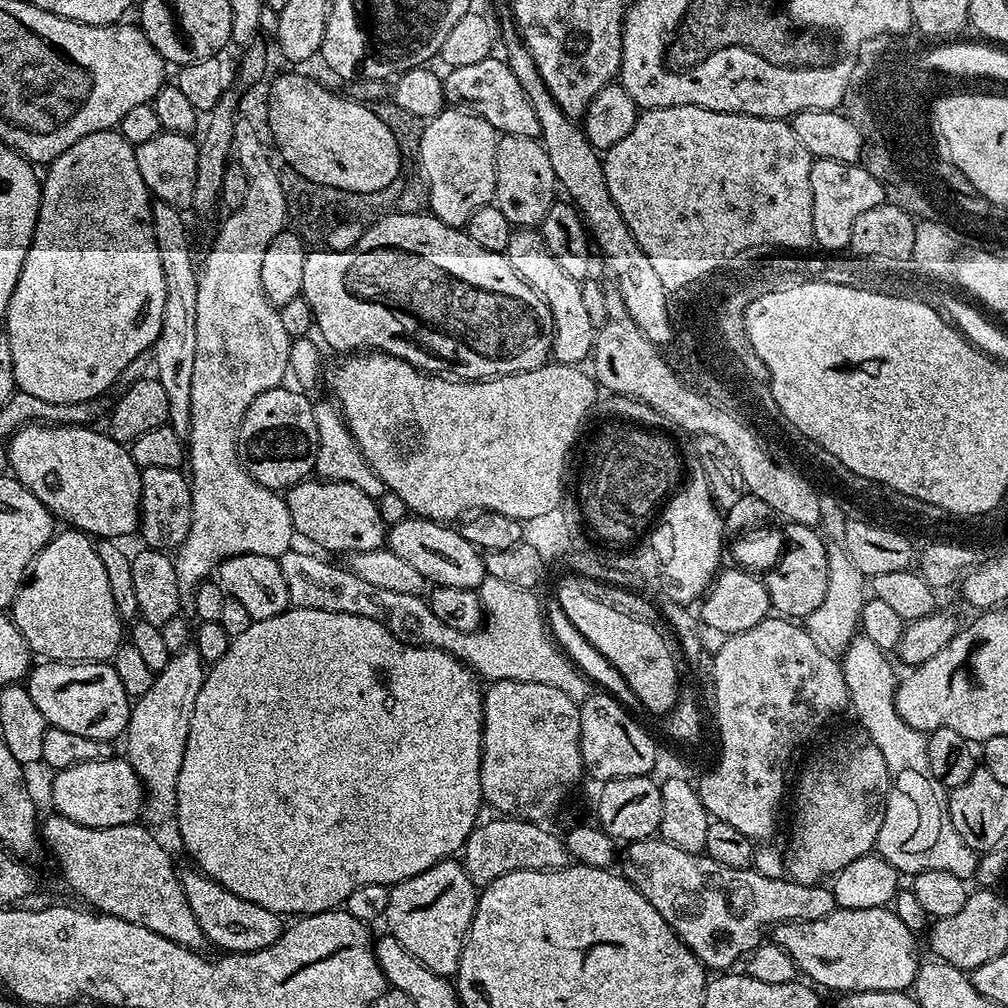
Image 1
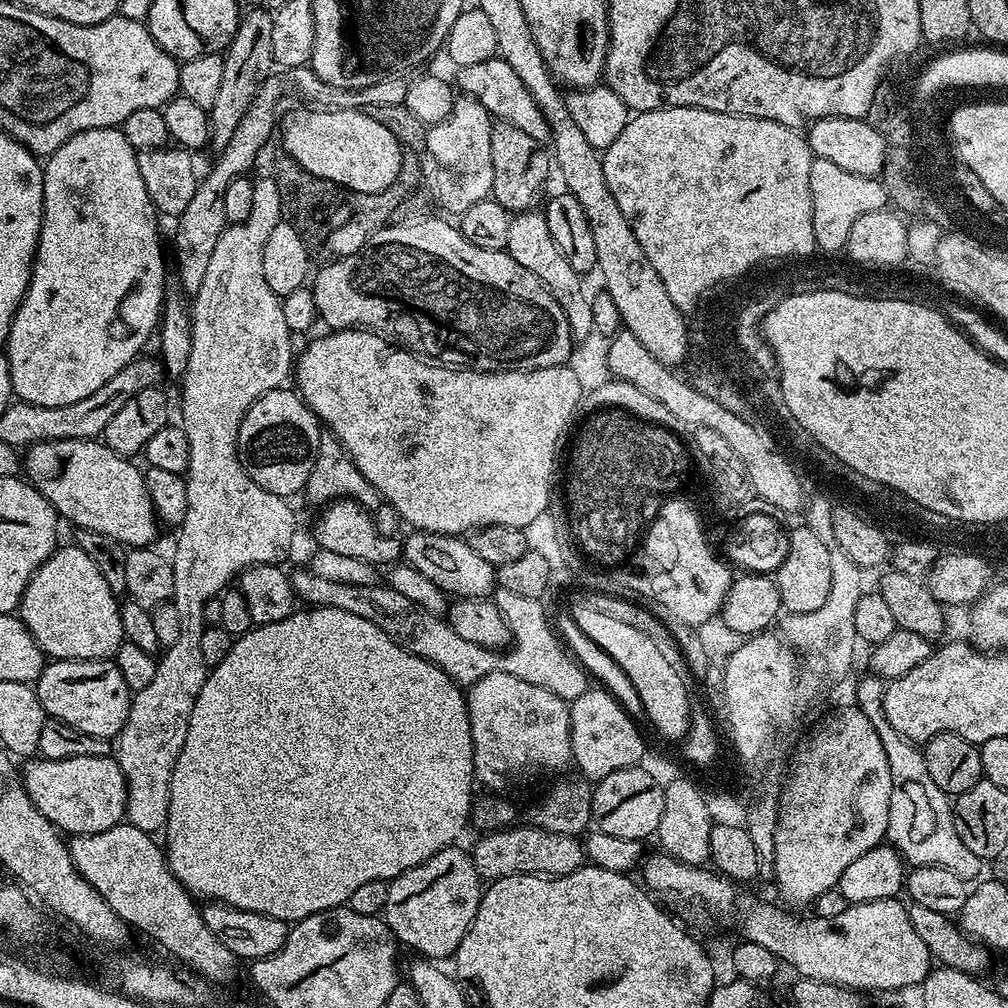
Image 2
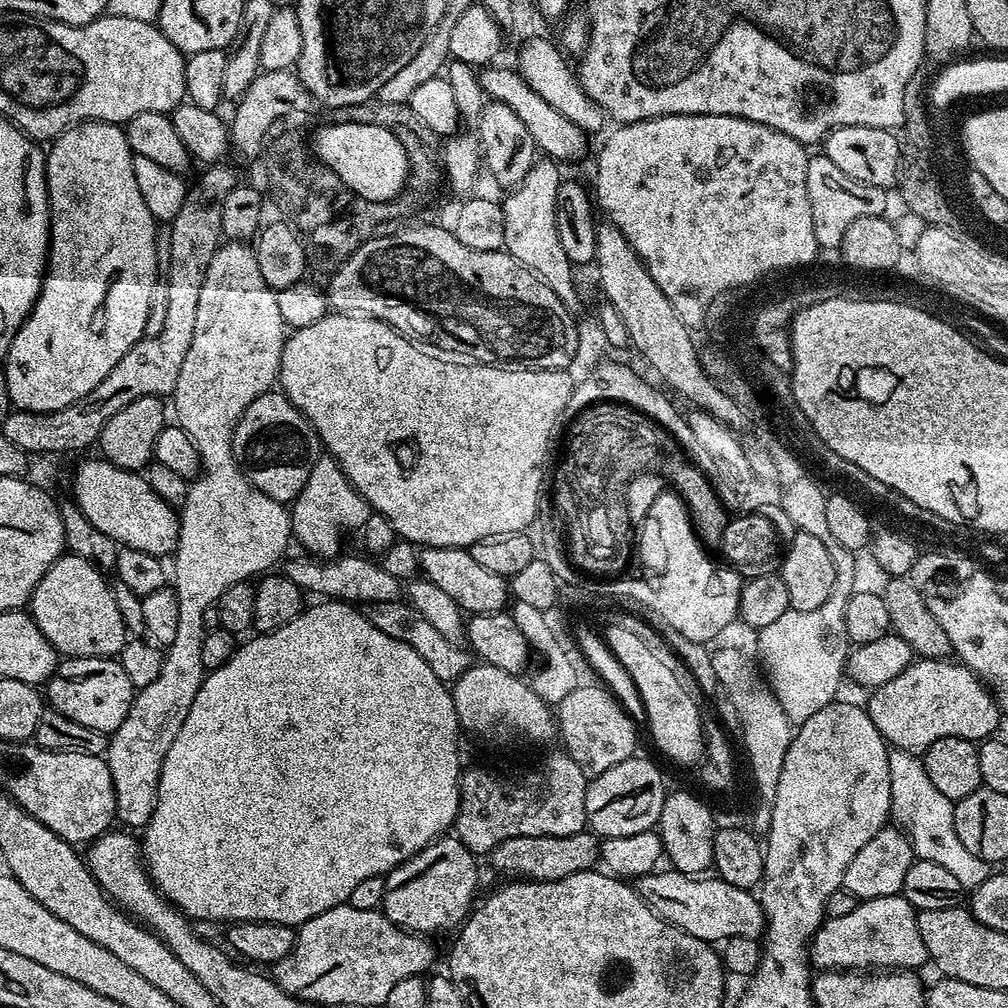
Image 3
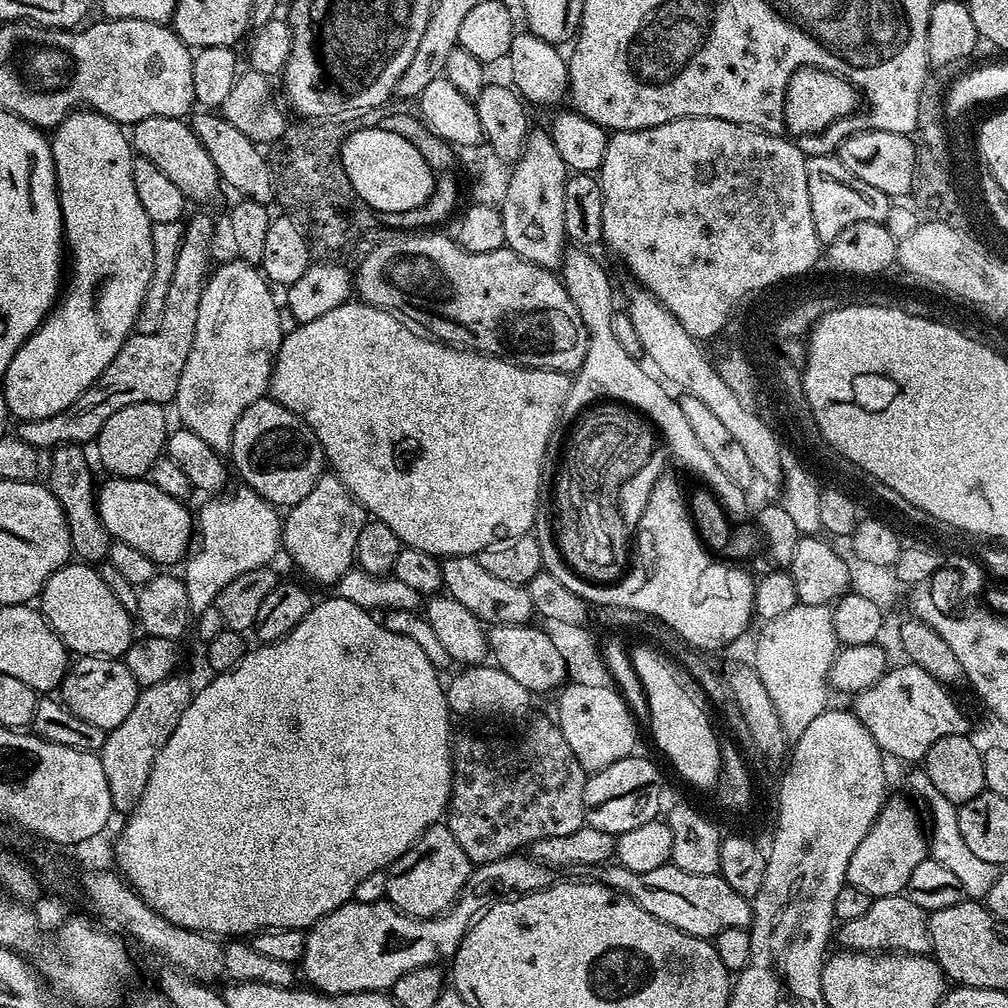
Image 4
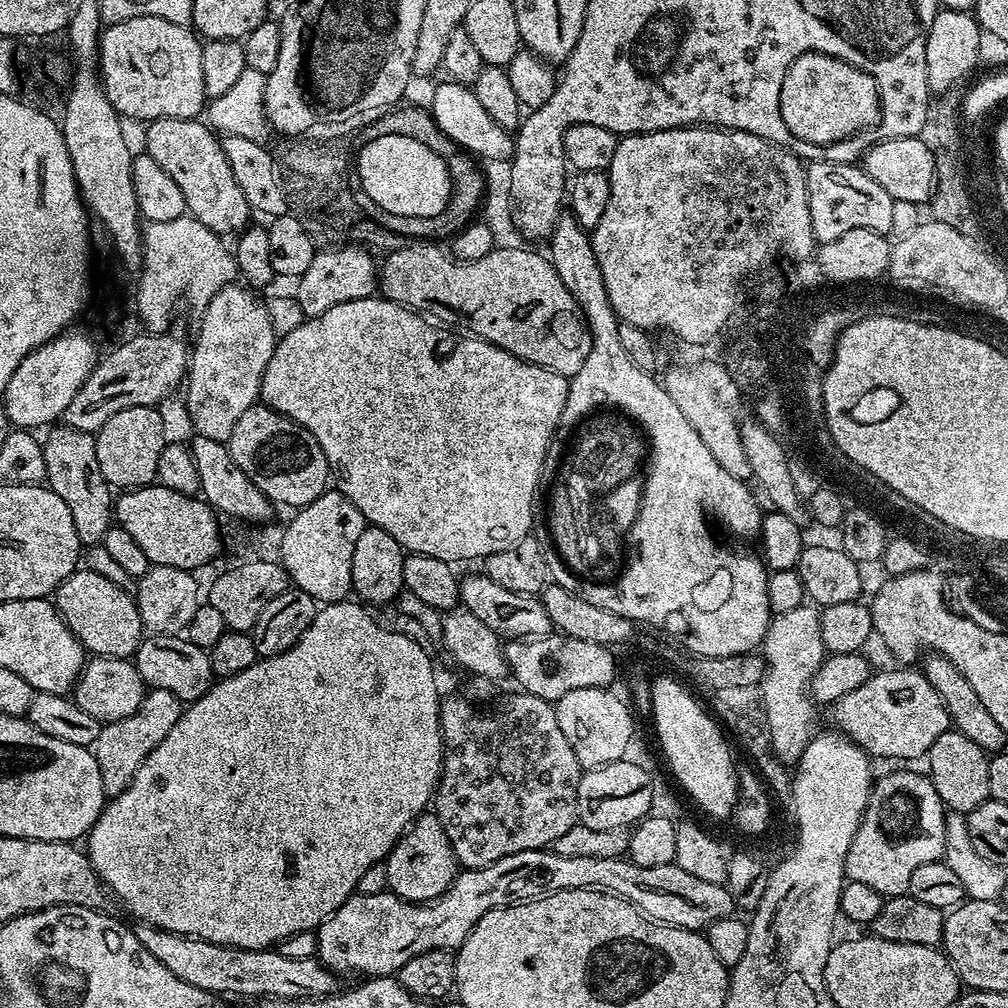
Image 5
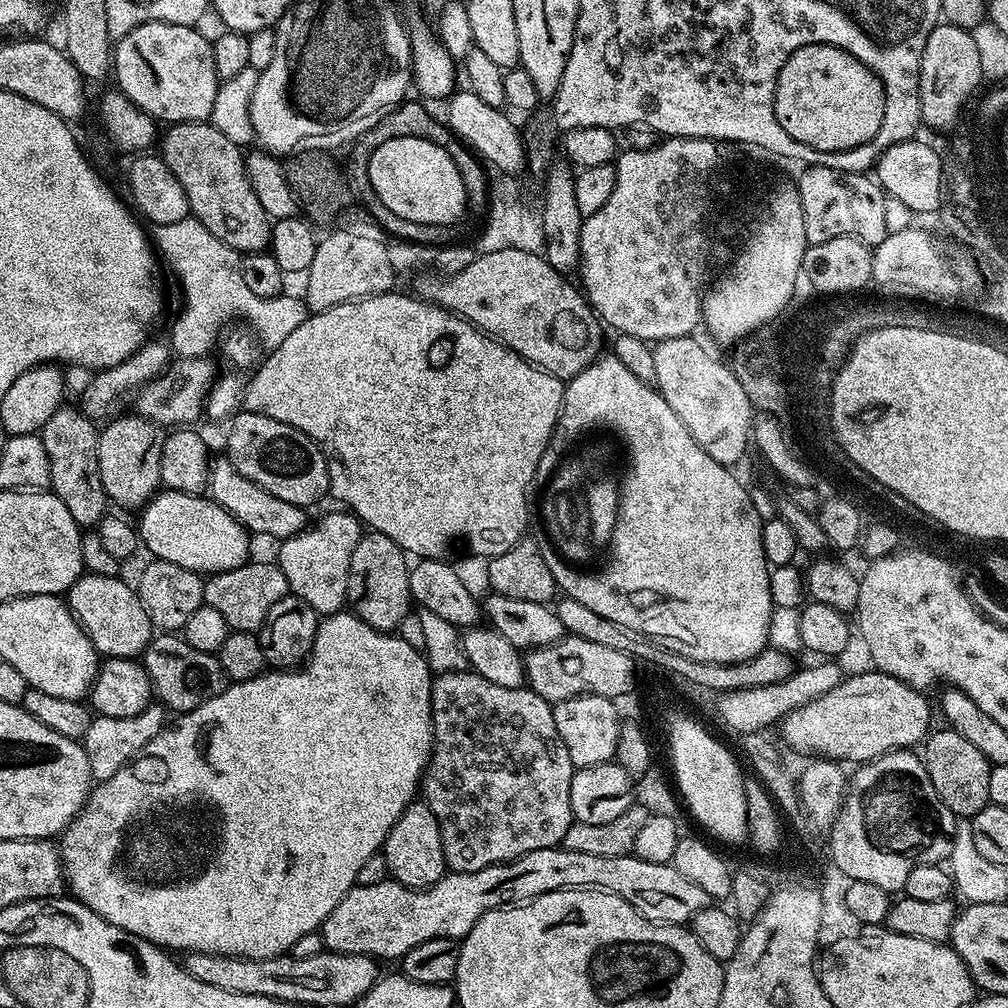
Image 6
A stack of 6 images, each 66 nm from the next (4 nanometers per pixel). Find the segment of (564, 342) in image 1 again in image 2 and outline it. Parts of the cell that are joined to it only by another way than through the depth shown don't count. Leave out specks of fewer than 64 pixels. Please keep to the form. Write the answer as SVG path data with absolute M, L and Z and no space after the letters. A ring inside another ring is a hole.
M529 210L513 215L510 222L510 234L506 238L506 251L509 256L518 262L518 266L526 266L530 274L538 277L550 290L550 294L562 306L566 318L570 324L570 330L577 341L586 338L594 329L594 314L590 314L592 301L589 293L584 293L584 284L581 273L566 262L562 250L554 246L554 238L550 238L550 226L546 226L546 218L543 211Z

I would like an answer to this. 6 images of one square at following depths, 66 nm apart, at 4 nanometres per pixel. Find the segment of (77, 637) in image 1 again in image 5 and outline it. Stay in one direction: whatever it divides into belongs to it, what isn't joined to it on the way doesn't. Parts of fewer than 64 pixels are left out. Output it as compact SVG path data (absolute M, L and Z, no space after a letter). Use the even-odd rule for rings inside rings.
M77 570L60 583L54 593L54 603L68 629L80 639L80 643L93 657L113 656L119 660L135 657L136 647L142 639L142 625L136 601L122 590L118 590L118 586L110 582L110 578L102 578L102 574L97 572Z

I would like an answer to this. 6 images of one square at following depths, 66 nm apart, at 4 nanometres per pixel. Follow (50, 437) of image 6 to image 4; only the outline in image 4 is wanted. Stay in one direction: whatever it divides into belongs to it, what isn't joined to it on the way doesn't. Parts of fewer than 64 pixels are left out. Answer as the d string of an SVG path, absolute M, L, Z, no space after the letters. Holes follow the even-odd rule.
M62 444L51 449L52 465L46 468L46 484L66 514L73 553L84 562L104 562L108 559L108 551L114 541L100 517L96 504L98 484L92 481L92 468L88 465L88 456L84 451L79 444Z

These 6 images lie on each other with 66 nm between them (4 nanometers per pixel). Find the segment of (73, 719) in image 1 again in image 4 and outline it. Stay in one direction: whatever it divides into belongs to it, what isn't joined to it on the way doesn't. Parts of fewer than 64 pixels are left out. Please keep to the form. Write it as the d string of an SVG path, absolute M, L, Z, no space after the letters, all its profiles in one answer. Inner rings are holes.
M81 656L64 675L58 696L71 712L78 714L78 718L86 718L86 722L94 726L111 730L127 718L130 710L134 710L134 702L138 702L141 691L141 685L136 683L134 674L130 674L123 659L111 656Z

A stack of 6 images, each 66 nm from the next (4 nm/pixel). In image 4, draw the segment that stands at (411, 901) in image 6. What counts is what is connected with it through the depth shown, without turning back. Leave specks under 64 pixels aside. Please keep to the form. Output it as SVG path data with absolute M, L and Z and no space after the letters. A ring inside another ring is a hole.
M513 854L504 856L501 860L495 860L489 864L482 864L472 869L472 877L466 882L466 886L461 890L460 896L456 903L448 909L447 912L441 912L439 916L407 916L405 912L400 912L393 904L389 904L387 899L379 900L378 902L358 902L355 898L343 904L341 908L335 908L330 914L326 914L320 919L317 924L312 925L307 929L304 937L304 958L302 961L302 976L309 980L307 983L311 985L317 992L324 992L327 996L337 996L338 994L354 994L355 992L388 992L394 986L394 982L398 982L398 978L402 978L402 974L406 974L410 970L414 970L418 966L426 966L427 964L440 964L441 961L451 961L456 955L458 946L462 942L462 938L468 933L469 928L476 922L477 916L488 907L489 904L495 904L501 898L511 898L519 896L525 892L537 892L543 888L548 888L554 883L553 869L540 864L532 857L531 854ZM609 862L603 865L599 872L599 883L629 896L631 900L638 902L638 906L642 906L642 910L654 914L654 918L658 918L691 936L715 938L722 930L748 928L751 925L752 905L749 897L738 894L734 890L734 886L730 886L730 882L726 882L724 877L719 874L715 876L710 874L686 874L686 870L682 870L677 864L671 862L658 866L658 870L646 870L646 874L626 870L626 866L622 866L618 862Z

